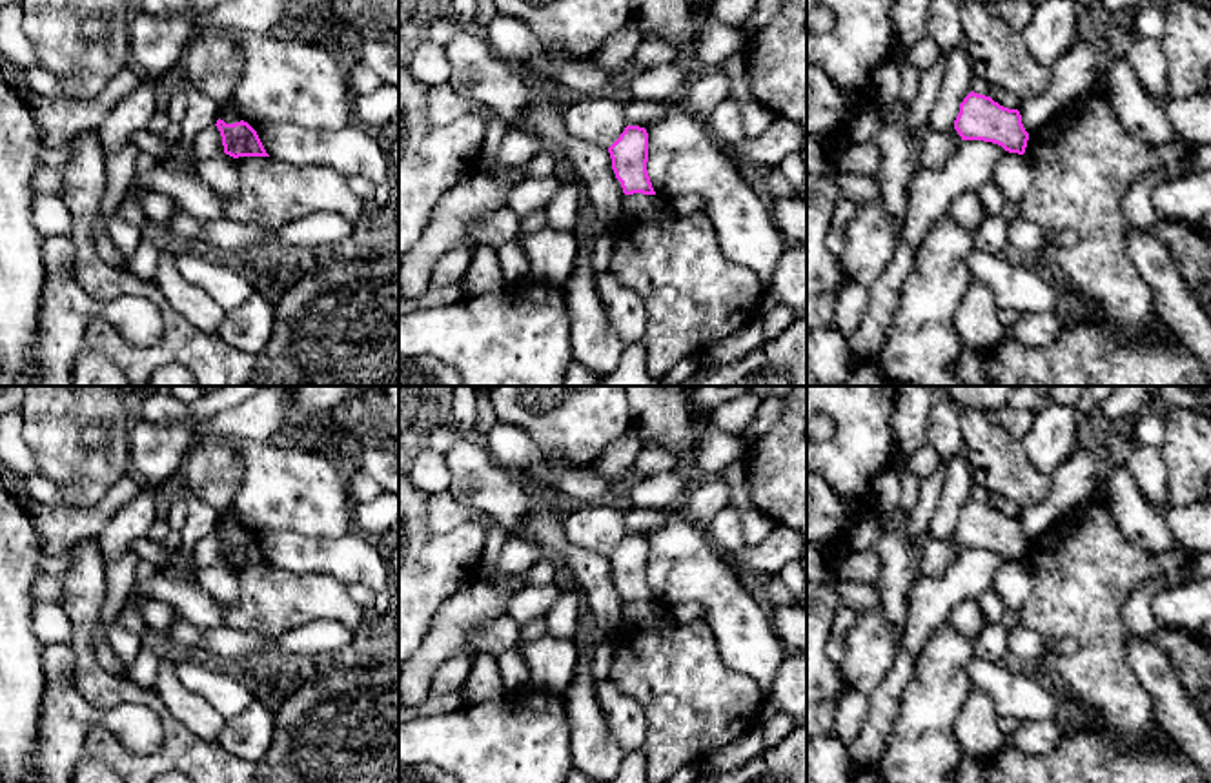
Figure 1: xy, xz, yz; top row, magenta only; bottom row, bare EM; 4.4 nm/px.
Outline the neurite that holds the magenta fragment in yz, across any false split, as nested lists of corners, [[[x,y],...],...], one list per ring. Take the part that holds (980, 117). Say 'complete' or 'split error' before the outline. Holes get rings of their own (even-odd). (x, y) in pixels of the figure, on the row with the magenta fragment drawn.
complete | [[[974,91],[960,104],[954,129],[962,140],[992,142],[1018,155],[1025,153],[1029,140],[1018,109],[1003,107],[991,97]]]

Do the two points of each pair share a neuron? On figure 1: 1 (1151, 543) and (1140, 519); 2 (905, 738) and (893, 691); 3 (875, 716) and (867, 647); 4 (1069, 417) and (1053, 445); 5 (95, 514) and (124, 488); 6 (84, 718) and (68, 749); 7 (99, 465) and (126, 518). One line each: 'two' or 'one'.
1: one
2: two
3: two
4: one
5: one
6: one
7: two

